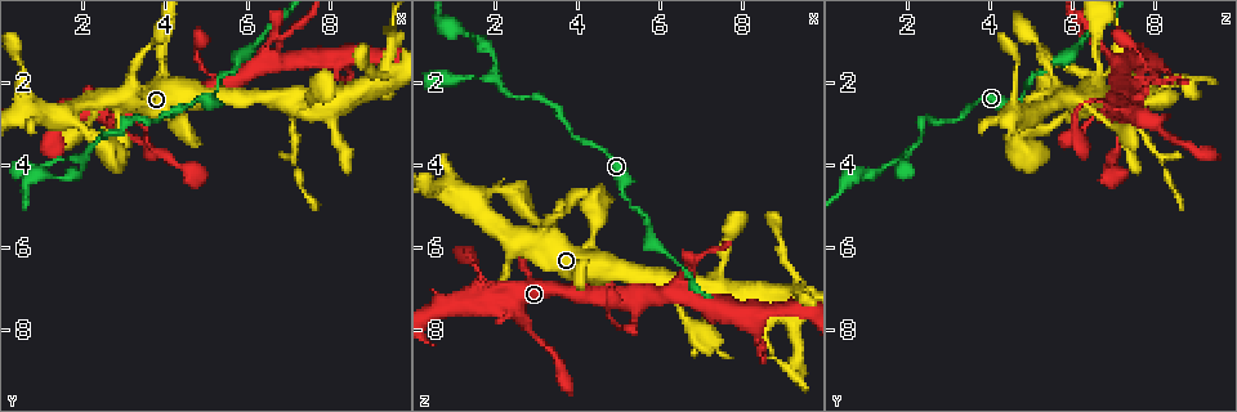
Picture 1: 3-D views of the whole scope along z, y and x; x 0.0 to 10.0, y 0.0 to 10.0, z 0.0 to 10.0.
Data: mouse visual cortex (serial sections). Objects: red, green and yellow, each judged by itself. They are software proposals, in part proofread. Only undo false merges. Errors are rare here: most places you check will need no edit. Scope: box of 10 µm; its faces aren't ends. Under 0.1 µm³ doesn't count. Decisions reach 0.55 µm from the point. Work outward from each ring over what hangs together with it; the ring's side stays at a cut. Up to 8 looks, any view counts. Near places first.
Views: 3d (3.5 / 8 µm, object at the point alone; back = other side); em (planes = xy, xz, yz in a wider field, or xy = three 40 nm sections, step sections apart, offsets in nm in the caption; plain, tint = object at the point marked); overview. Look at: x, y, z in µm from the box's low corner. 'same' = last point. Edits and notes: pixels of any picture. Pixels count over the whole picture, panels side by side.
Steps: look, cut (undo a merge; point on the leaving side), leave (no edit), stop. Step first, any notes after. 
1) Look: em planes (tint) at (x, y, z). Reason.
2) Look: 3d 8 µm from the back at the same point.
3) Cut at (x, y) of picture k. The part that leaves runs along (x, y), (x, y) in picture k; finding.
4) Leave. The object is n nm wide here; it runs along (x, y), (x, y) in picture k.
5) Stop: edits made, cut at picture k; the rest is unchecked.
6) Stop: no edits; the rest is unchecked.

Look: 3d 8 µm at (6.60, 1.55, 7.20). Side arm on a straight run.

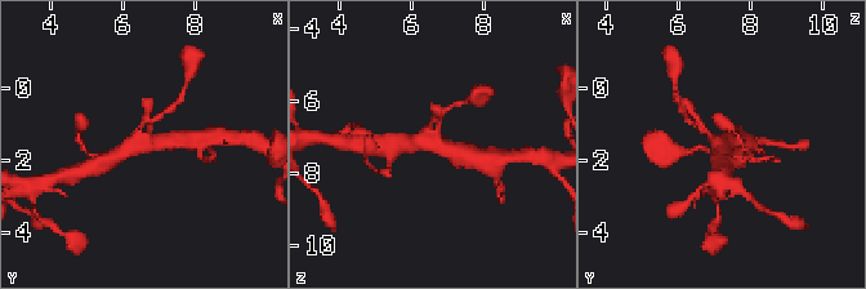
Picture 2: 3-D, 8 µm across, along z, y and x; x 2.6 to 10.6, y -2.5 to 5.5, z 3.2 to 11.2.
Look: em xy step 1 (tint) at the same point.

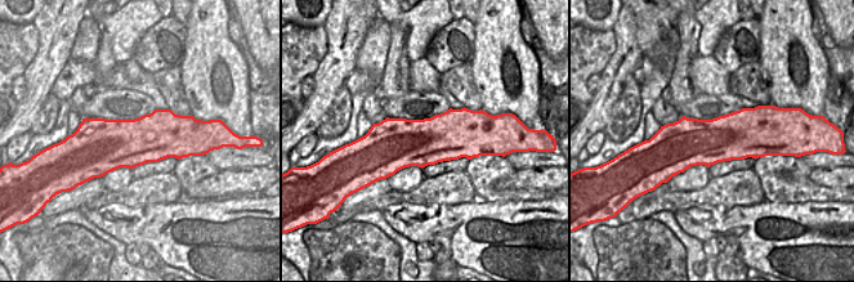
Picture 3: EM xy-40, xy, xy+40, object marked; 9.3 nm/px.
Leave. It runs along (111, 159), (133, 146), (181, 139) in picture 2; continuous, no second cell.

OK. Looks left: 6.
Look: 3d 3.5 µm at (0.60, 2.70, 4.60). A fork.

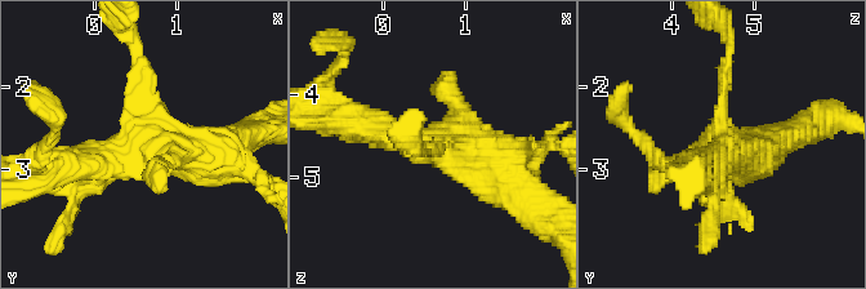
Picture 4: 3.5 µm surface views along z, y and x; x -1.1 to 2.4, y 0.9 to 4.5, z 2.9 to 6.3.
Look: em planes (tint) at (0.65, 2.75, 4.55).

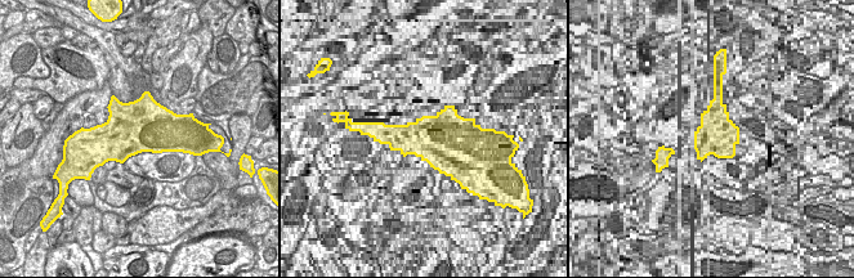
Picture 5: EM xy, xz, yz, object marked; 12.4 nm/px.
Leave. It runs along (219, 149), (144, 141), (135, 58) in picture 4; one cell here.

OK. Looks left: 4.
Look: 3d 3.5 µm from the back at (2.00, 3.80, 1.90). Three arms meet.

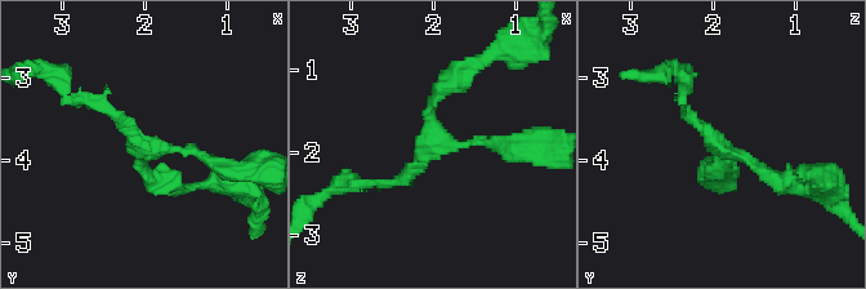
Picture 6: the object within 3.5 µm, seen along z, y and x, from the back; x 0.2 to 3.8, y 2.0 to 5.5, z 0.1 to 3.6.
Look: em planes (tint) at (2.05, 3.85, 1.90). 3 arms meet here; the arms are 100, 150, 200 nm wide; now the EM.

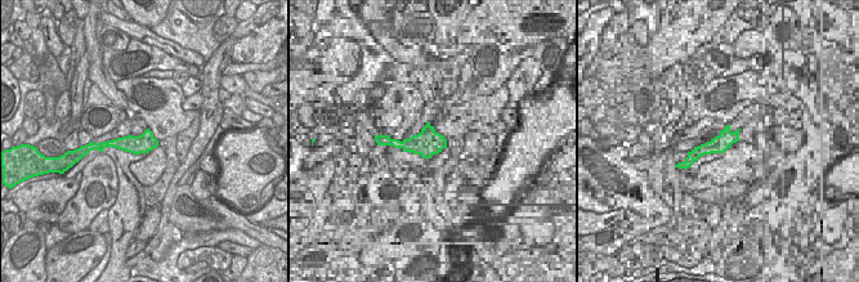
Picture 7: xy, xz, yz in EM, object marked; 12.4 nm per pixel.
Leave. It runs along (682, 98), (718, 146), (784, 181) in picture 6; all the same cell.

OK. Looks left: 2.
Stop: no edits; the rest is unchecked.

